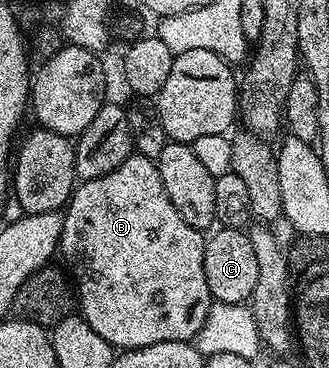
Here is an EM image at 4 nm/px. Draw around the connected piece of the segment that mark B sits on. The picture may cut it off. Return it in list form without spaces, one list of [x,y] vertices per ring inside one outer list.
[[[134,155],[119,163],[115,171],[107,171],[99,179],[81,181],[74,188],[63,210],[59,253],[65,256],[64,264],[75,286],[80,316],[114,350],[124,351],[151,347],[155,343],[194,340],[214,303],[207,287],[207,271],[203,271],[205,242],[202,230],[187,223],[168,198],[158,162],[151,157]]]

